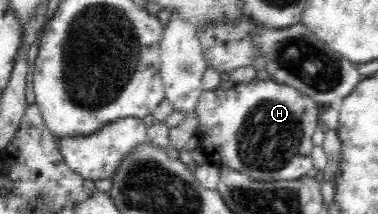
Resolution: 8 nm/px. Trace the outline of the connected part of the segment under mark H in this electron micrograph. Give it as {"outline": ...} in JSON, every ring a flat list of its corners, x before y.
{"outline":[[255,80,233,88,204,91,194,105,196,136,208,161,228,167,251,180,292,181,306,176,313,168,312,136,318,129,318,104,295,87]]}

